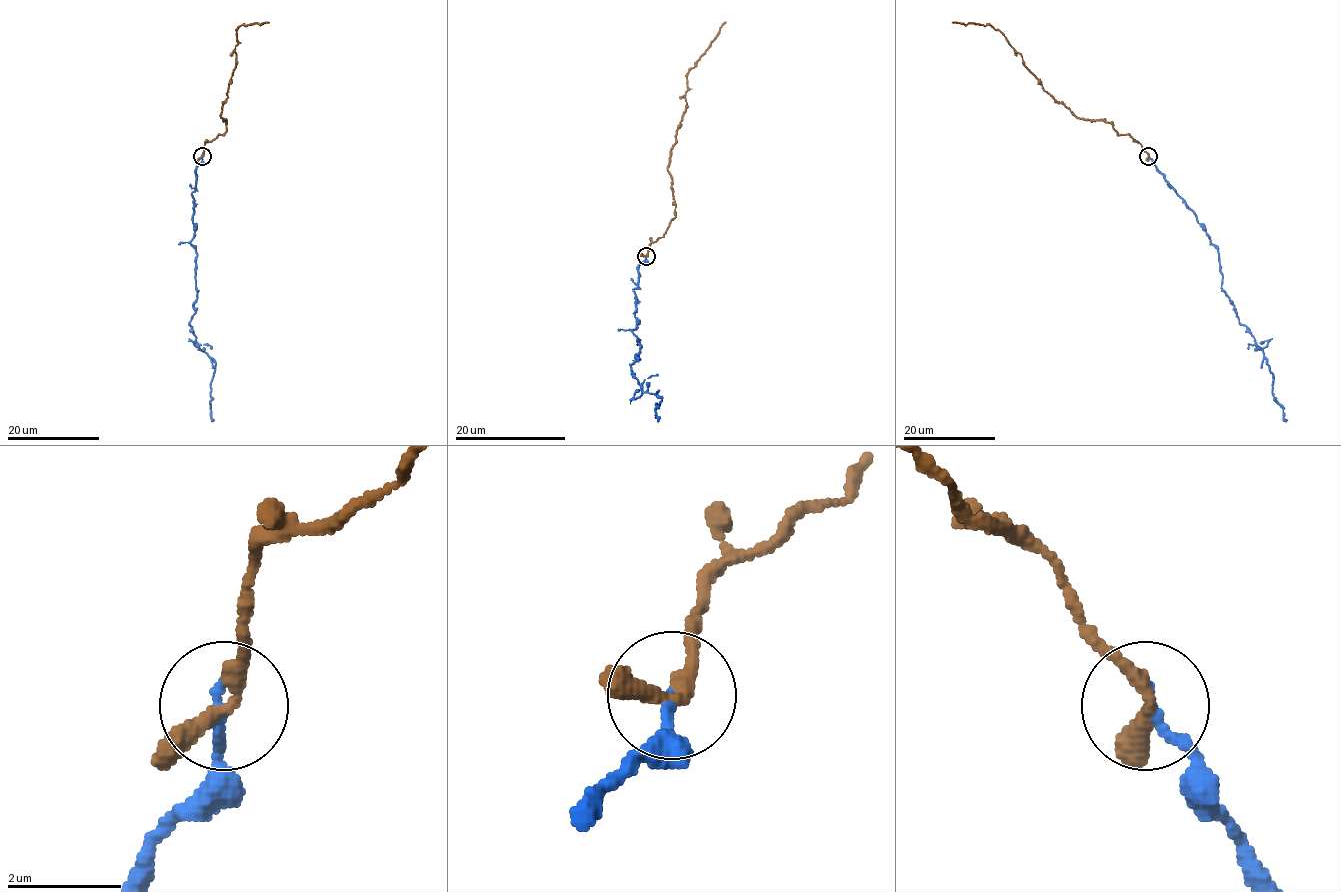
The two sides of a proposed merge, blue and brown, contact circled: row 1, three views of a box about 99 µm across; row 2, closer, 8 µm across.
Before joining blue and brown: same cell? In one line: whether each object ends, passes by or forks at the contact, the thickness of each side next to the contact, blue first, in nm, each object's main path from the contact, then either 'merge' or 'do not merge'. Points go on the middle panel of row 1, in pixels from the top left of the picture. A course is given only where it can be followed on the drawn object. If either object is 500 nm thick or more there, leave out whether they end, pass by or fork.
blue ends | brown passes by | 190/260 nm | blue via (646, 257), (634, 289), (632, 333), (639, 352), (631, 371), (642, 391), (661, 398), (657, 420) | brown via (646, 255), (648, 247), (663, 236), (675, 215), (667, 168), (686, 105), (688, 72), (725, 22) | merge

